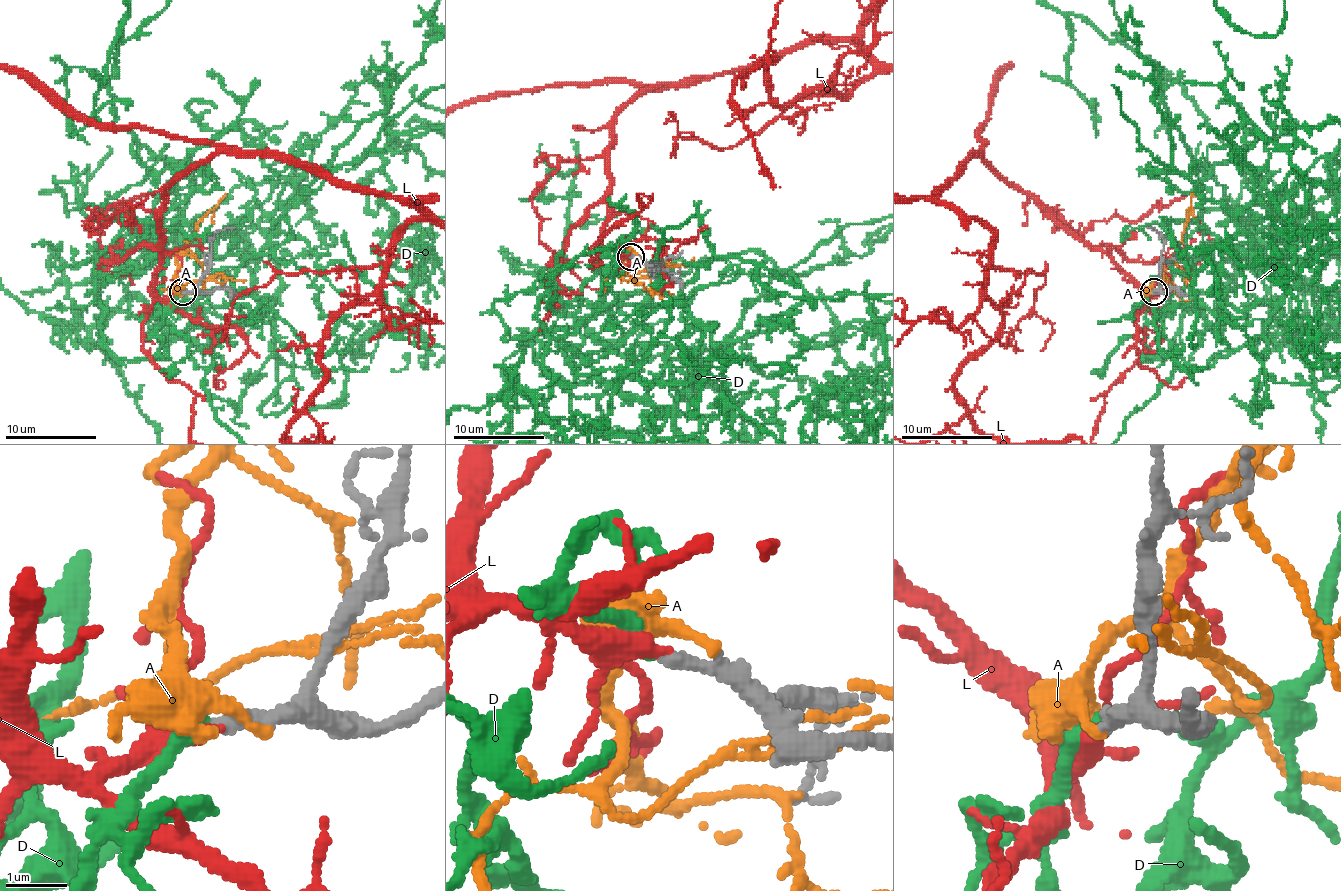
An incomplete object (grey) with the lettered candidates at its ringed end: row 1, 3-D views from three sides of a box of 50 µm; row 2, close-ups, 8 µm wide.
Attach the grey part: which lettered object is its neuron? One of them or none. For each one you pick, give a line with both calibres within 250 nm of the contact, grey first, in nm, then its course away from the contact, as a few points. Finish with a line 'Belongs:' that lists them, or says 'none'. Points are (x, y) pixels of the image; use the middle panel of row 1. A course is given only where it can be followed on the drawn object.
L: 260 nm thick on the grey side, 240 nm on the other
Belongs: L

